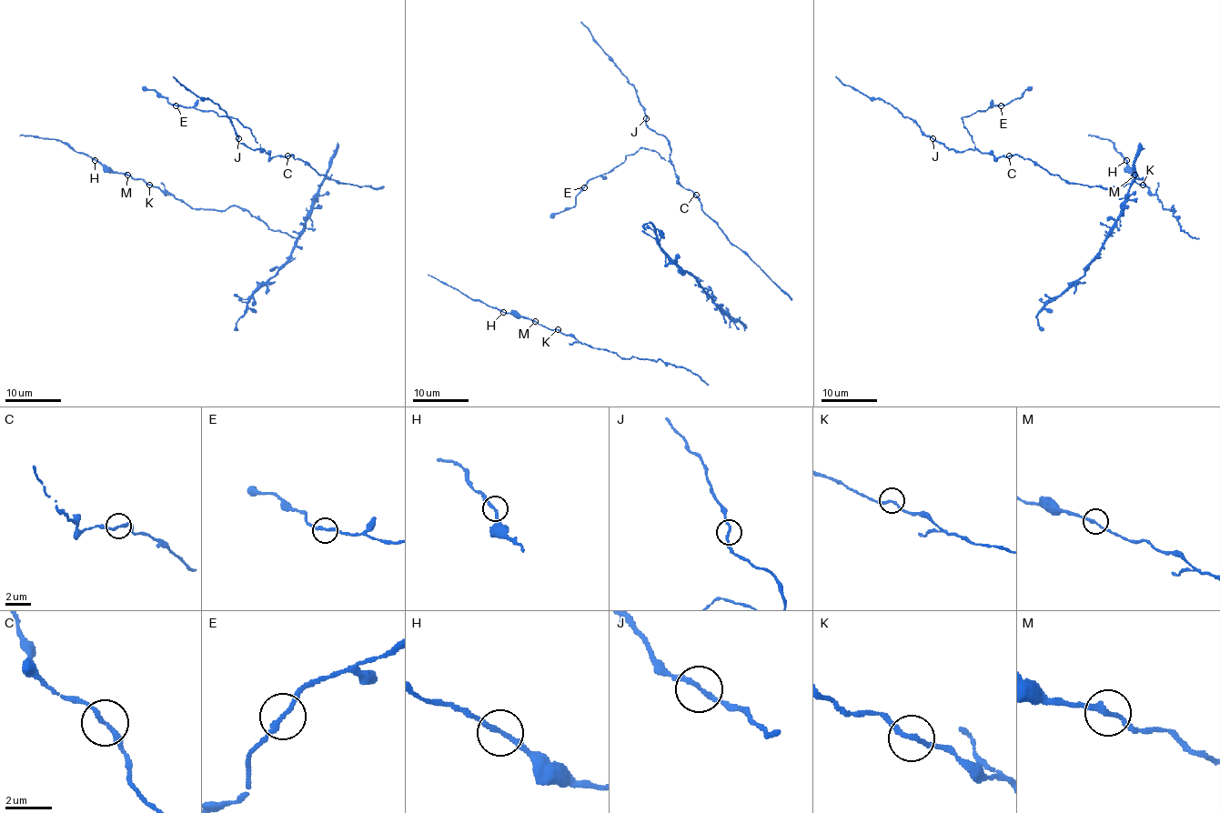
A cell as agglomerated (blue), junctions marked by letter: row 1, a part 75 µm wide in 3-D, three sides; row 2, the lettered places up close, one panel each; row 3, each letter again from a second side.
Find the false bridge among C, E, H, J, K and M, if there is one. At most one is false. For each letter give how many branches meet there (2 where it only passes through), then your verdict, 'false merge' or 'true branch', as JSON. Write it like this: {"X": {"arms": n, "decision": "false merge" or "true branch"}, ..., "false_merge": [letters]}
{"C": {"arms": 2, "decision": "true branch"}, "E": {"arms": 2, "decision": "true branch"}, "H": {"arms": 2, "decision": "true branch"}, "J": {"arms": 2, "decision": "true branch"}, "K": {"arms": 2, "decision": "true branch"}, "M": {"arms": 2, "decision": "true branch"}, "false_merge": []}

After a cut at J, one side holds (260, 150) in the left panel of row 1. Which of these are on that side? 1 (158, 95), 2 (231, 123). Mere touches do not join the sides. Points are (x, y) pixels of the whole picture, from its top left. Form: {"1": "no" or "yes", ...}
{"1": "yes", "2": "no"}

